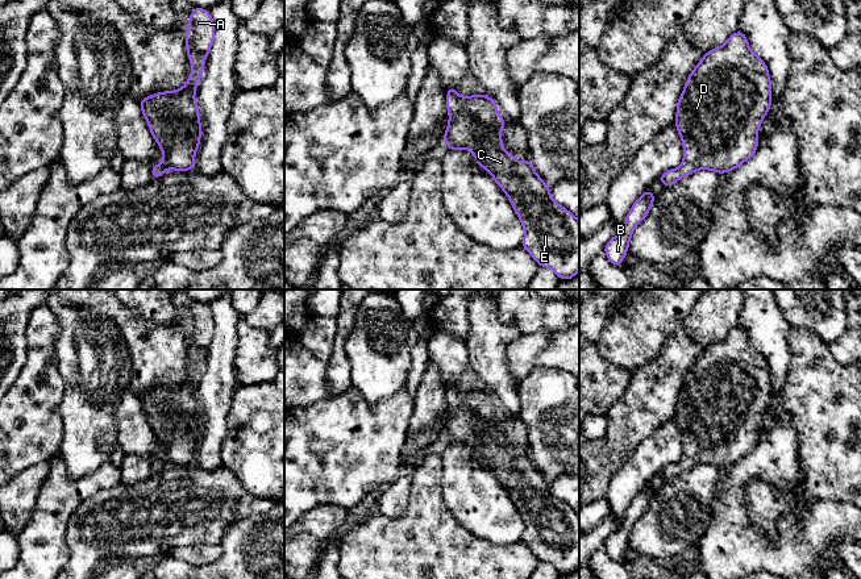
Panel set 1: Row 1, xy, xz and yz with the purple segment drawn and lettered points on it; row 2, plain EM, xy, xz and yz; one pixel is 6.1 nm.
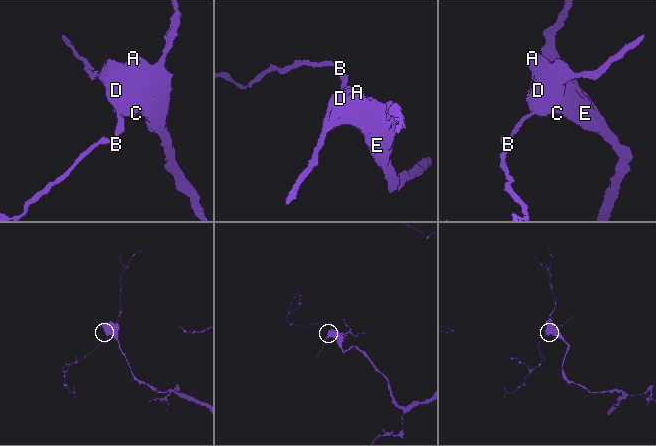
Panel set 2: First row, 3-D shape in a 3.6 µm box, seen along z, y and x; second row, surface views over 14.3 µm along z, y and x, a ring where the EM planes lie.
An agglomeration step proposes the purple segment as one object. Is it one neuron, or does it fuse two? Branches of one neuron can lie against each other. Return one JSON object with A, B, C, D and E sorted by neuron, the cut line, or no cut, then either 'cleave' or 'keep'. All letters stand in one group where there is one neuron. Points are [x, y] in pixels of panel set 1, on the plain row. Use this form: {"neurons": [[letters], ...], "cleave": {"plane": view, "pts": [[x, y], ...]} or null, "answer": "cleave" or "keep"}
{"neurons": [["A", "B", "C", "D", "E"]], "cleave": null, "answer": "keep"}

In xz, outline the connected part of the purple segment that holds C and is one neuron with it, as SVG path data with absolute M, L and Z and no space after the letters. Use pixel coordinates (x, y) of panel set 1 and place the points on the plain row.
M450 380L446 401L450 415L442 434L448 446L466 443L474 449L475 457L491 467L519 511L525 525L521 541L540 562L553 565L561 575L573 574L579 566L579 515L550 492L550 482L536 468L532 455L516 457L512 447L502 443L500 426L506 416L496 405L498 399L487 390L462 392Z

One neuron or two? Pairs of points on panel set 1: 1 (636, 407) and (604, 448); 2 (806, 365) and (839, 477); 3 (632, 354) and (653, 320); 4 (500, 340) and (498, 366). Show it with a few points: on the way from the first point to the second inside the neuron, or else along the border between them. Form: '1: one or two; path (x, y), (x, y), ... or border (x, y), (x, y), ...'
1: one; path (633, 417), (615, 437)
2: one; path (819, 392), (839, 413), (839, 449)
3: one; path (632, 346), (632, 341), (645, 328)
4: one; path (498, 346), (498, 359)

